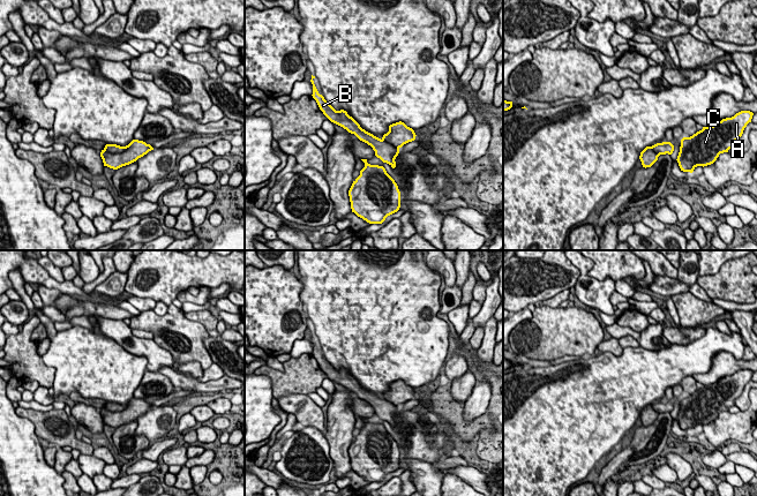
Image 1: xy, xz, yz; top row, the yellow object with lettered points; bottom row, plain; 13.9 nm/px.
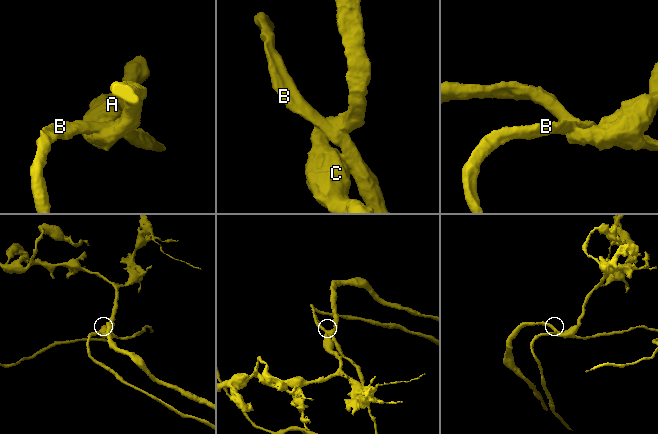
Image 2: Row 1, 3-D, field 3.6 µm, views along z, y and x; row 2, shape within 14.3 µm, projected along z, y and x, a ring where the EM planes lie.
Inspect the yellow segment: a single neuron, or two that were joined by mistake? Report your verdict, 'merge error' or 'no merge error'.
no merge error

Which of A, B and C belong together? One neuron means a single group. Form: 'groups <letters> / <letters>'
groups A B C

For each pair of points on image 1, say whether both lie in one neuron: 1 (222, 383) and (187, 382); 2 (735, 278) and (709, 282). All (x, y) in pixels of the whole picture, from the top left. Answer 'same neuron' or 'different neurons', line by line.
1: same neuron
2: same neuron

